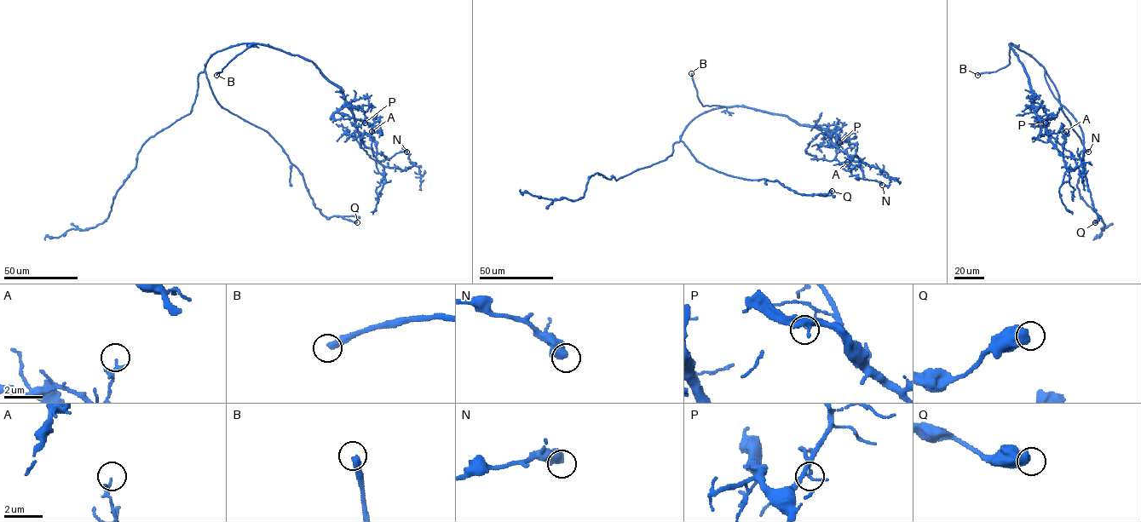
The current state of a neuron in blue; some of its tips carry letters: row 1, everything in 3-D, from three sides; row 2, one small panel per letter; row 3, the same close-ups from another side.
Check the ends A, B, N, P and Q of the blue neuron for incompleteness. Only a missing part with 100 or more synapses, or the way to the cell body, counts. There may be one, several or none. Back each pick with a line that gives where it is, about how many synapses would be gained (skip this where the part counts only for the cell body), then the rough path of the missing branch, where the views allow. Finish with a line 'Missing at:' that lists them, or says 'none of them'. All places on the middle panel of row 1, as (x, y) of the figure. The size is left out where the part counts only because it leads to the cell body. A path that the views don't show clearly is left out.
B: at (691, 73); missing branch runs (691, 73), (684, 60)
Missing at: B

